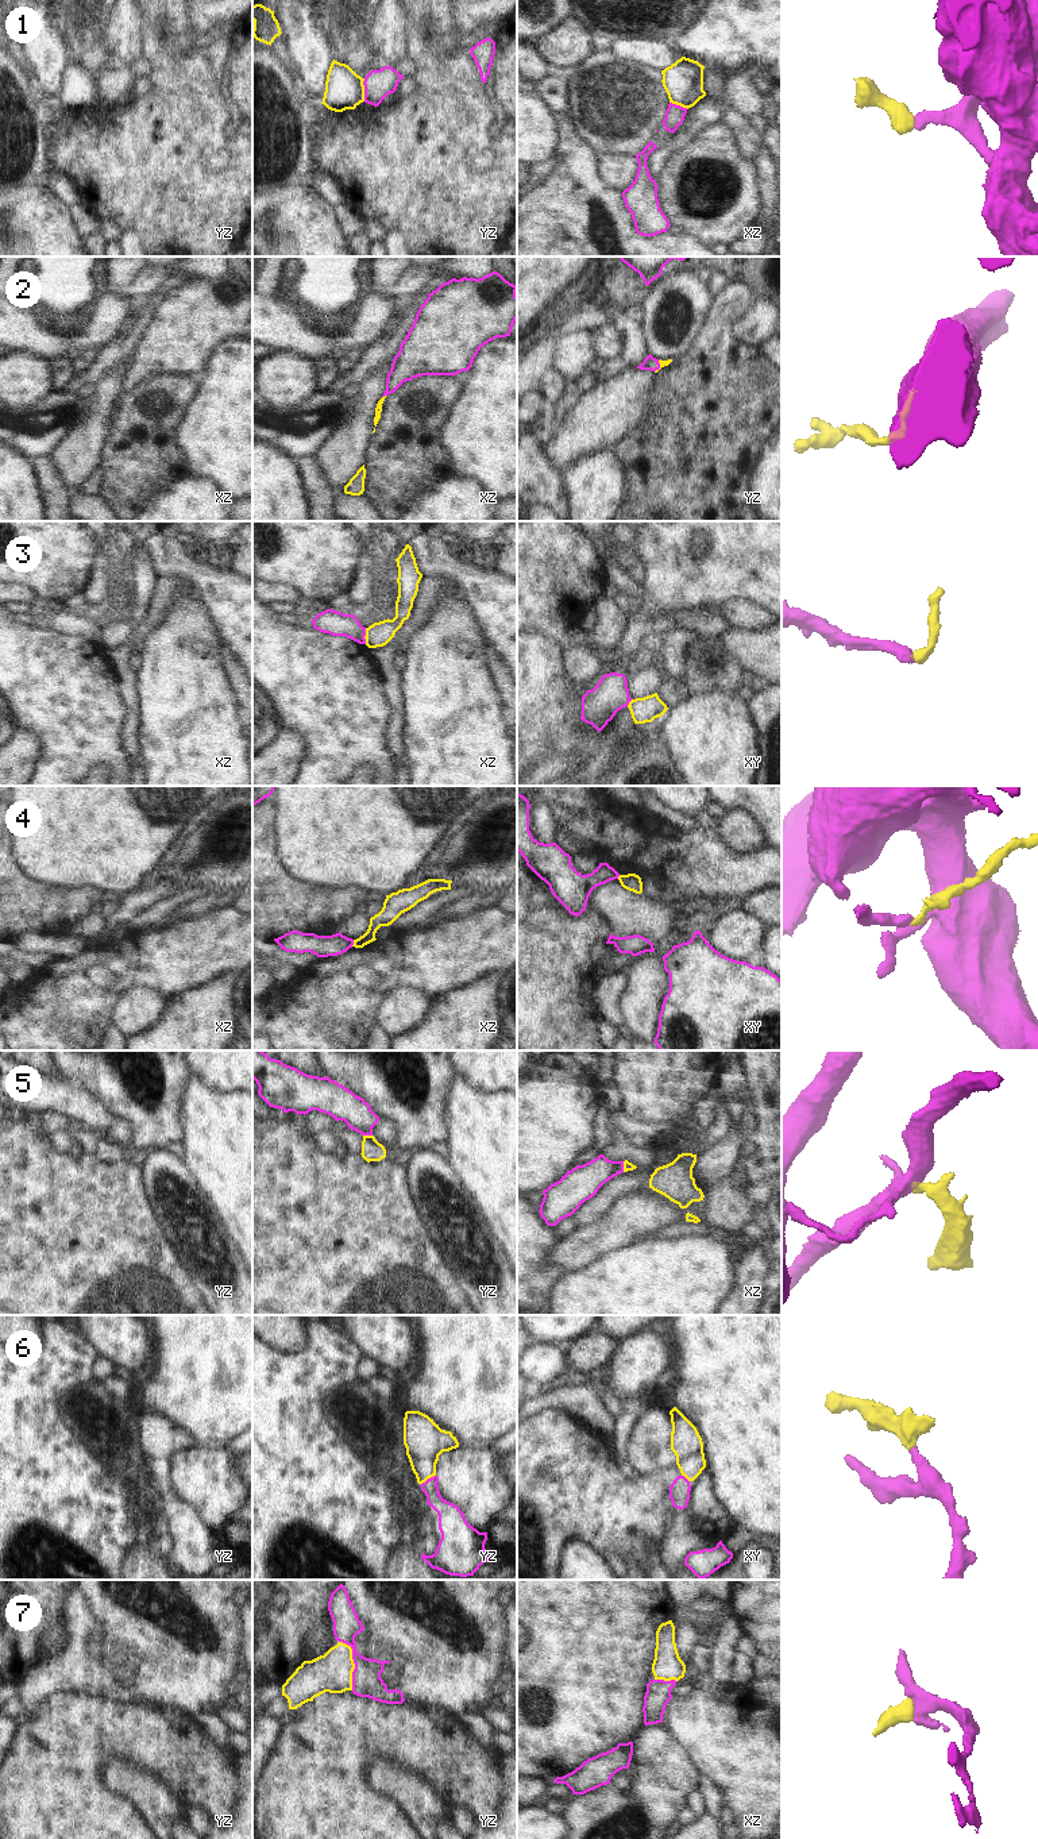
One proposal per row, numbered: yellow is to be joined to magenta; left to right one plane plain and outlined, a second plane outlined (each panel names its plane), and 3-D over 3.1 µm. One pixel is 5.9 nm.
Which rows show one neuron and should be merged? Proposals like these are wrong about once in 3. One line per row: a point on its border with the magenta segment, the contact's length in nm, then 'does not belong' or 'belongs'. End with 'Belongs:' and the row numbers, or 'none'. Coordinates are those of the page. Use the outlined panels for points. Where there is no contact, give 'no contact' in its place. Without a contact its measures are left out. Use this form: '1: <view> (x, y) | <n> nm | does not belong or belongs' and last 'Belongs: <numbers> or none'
1: yz (365, 89) | 140 nm | does not belong
2: xz (384, 396) | 30 nm | belongs
3: xz (365, 635) | 100 nm | does not belong
4: xz (352, 943) | 40 nm | does not belong
5: yz (367, 1134) | 60 nm | does not belong
6: yz (428, 1479) | 110 nm | belongs
7: yz (354, 1662) | 300 nm | belongs
Belongs: 2, 6, 7

